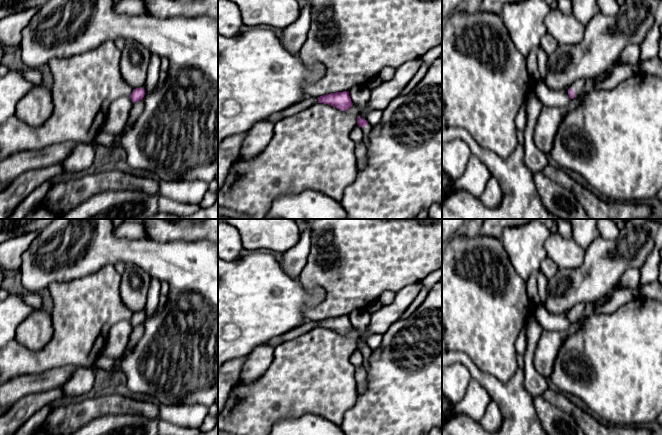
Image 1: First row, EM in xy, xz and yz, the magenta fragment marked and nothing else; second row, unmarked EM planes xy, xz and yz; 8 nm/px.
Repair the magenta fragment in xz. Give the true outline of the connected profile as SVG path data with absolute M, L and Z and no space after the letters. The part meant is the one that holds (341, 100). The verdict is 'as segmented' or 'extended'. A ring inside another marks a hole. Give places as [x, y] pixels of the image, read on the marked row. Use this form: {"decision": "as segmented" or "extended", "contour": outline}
{"decision": "as segmented", "contour": "M348 91L326 94L318 97L318 103L331 105L341 111L346 111L353 106Z"}

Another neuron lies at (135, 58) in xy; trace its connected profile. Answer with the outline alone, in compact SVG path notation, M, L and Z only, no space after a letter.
M127 39L121 51L120 72L133 89L143 87L146 81L151 52L140 43Z

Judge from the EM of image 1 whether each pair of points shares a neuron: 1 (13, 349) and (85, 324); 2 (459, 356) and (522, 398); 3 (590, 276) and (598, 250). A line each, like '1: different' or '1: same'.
1: same
2: same
3: same

